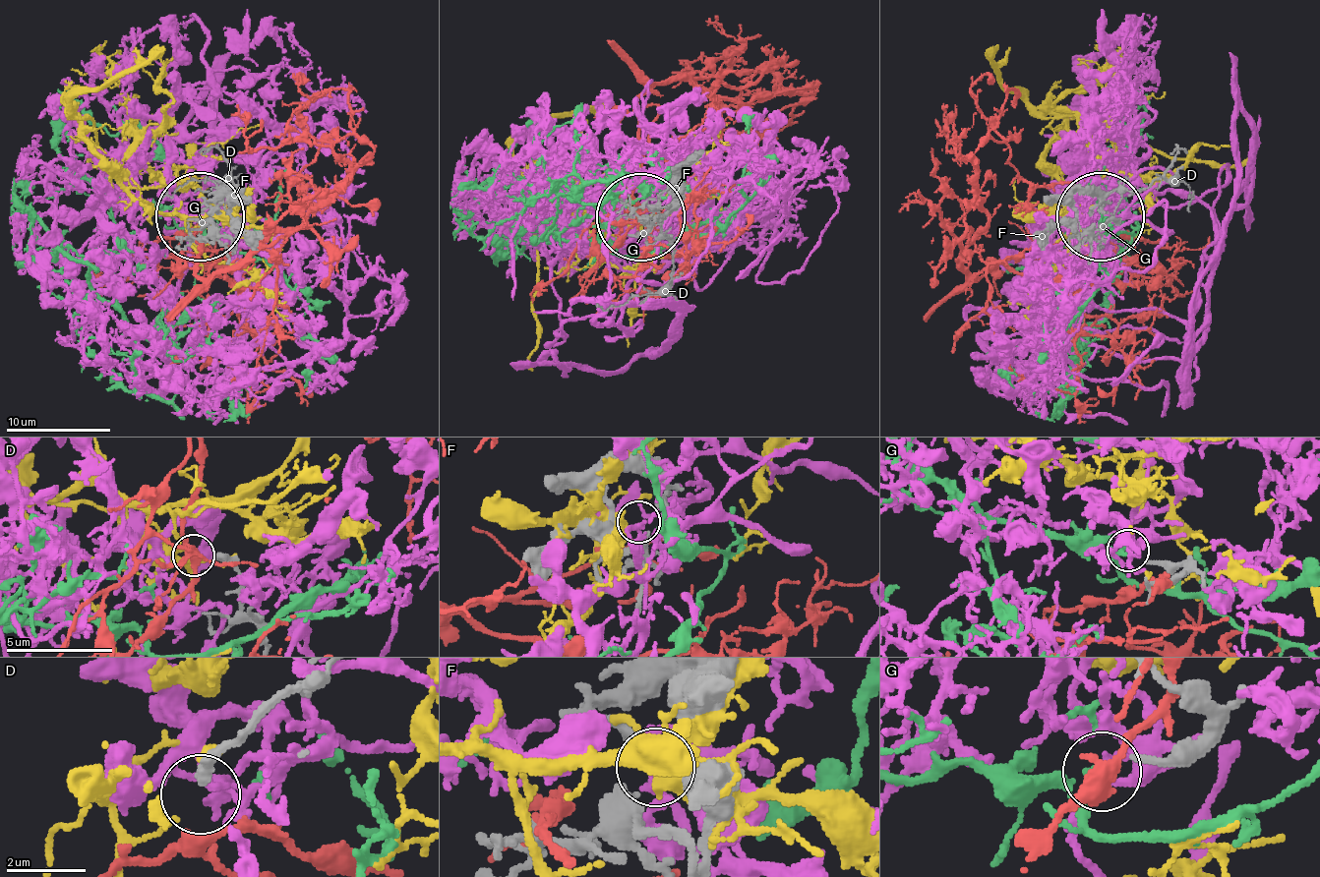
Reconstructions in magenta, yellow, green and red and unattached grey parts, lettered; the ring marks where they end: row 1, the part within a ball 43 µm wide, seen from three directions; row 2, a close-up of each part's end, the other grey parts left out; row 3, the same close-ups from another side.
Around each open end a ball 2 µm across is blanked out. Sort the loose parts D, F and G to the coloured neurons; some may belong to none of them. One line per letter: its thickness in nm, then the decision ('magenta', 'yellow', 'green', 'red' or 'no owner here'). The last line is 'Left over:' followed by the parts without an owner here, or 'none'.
D: 360 nm | red
F: 360 nm | magenta
G: 190 nm | green
Left over: none

